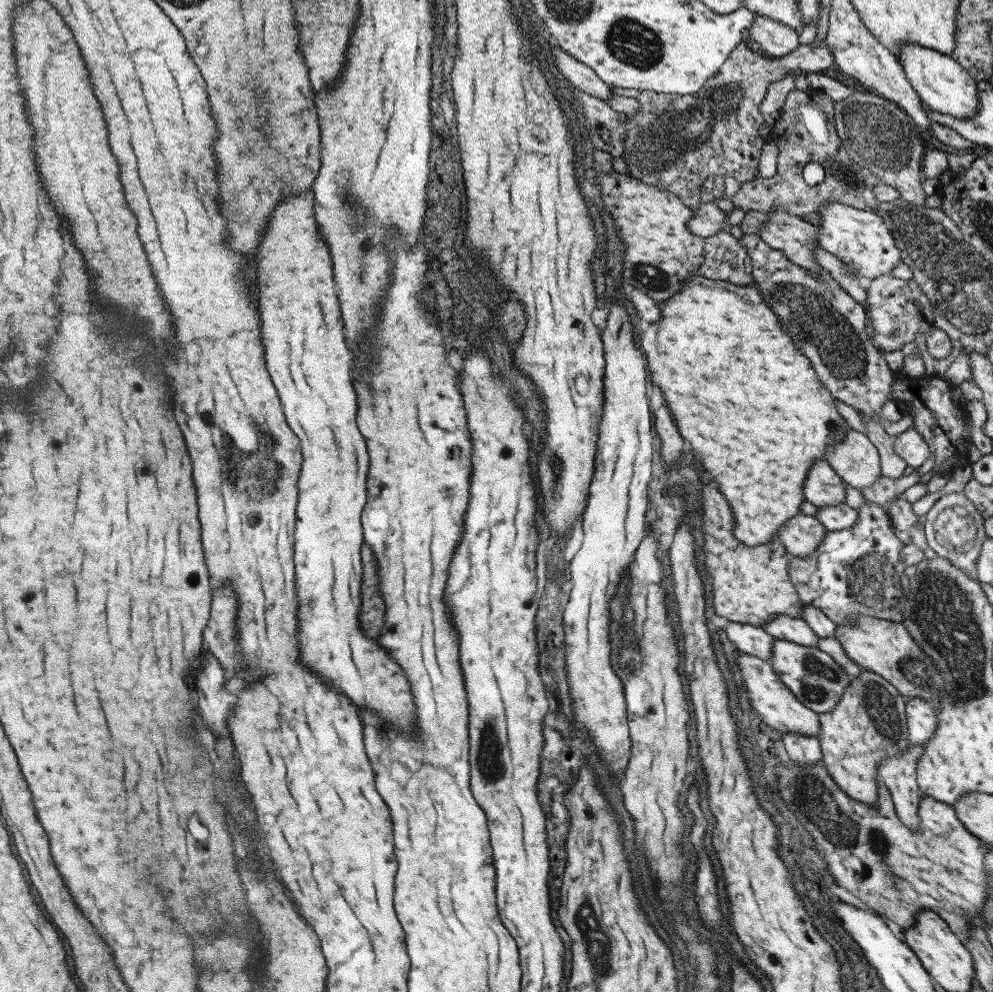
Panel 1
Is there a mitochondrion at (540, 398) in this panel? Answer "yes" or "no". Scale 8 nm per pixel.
no

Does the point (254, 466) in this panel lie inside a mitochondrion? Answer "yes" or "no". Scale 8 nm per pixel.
yes

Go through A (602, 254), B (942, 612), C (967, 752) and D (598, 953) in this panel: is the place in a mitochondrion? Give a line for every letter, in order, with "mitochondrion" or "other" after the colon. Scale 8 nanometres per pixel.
A: other
B: mitochondrion
C: other
D: mitochondrion

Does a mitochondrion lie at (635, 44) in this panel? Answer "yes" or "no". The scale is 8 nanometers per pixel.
yes

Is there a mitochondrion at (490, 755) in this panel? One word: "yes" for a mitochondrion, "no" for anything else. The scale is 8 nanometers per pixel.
yes

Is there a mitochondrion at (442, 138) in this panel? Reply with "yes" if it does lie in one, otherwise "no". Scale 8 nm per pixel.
no

